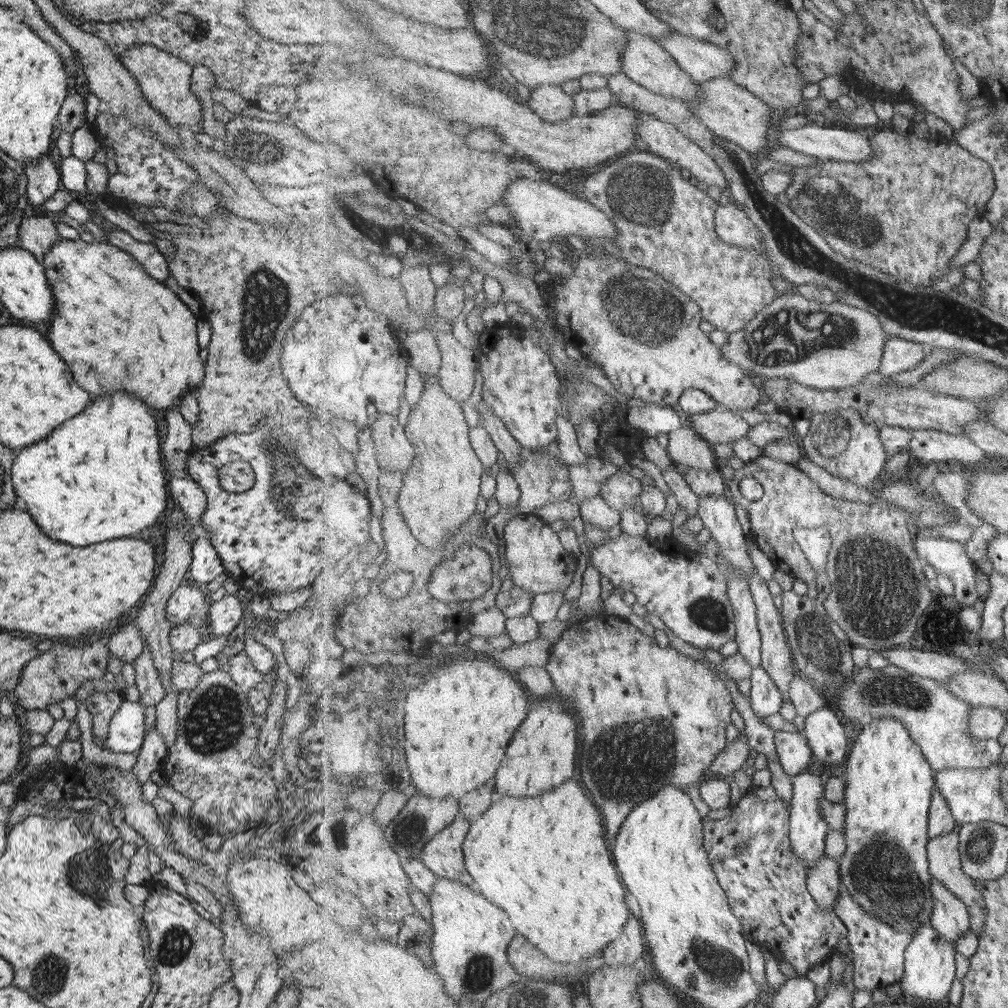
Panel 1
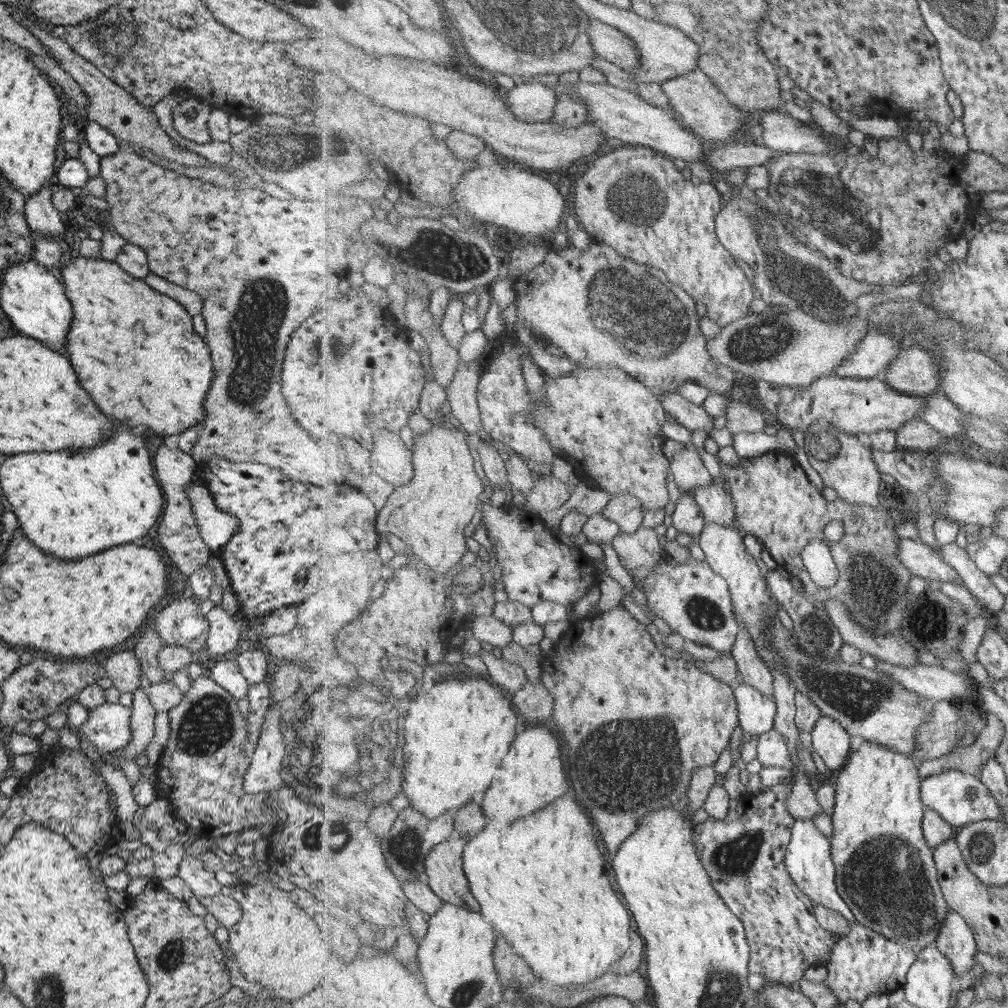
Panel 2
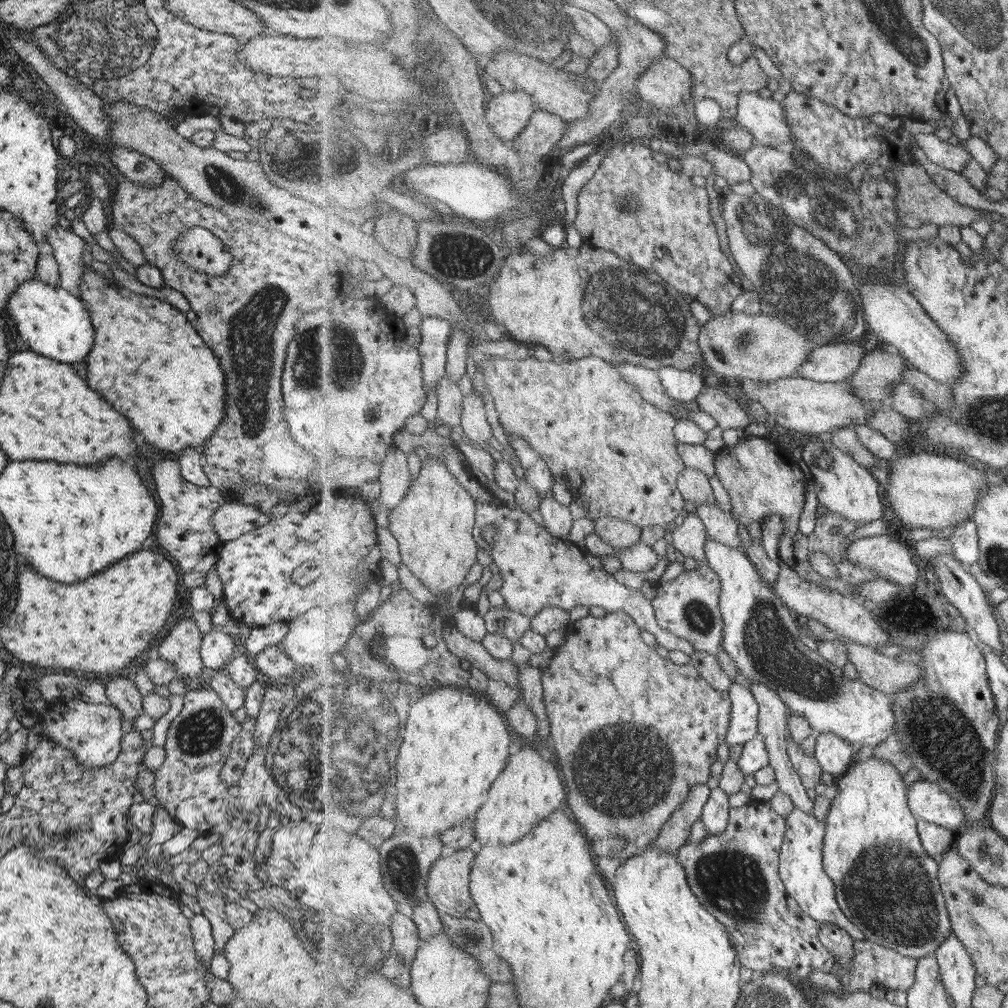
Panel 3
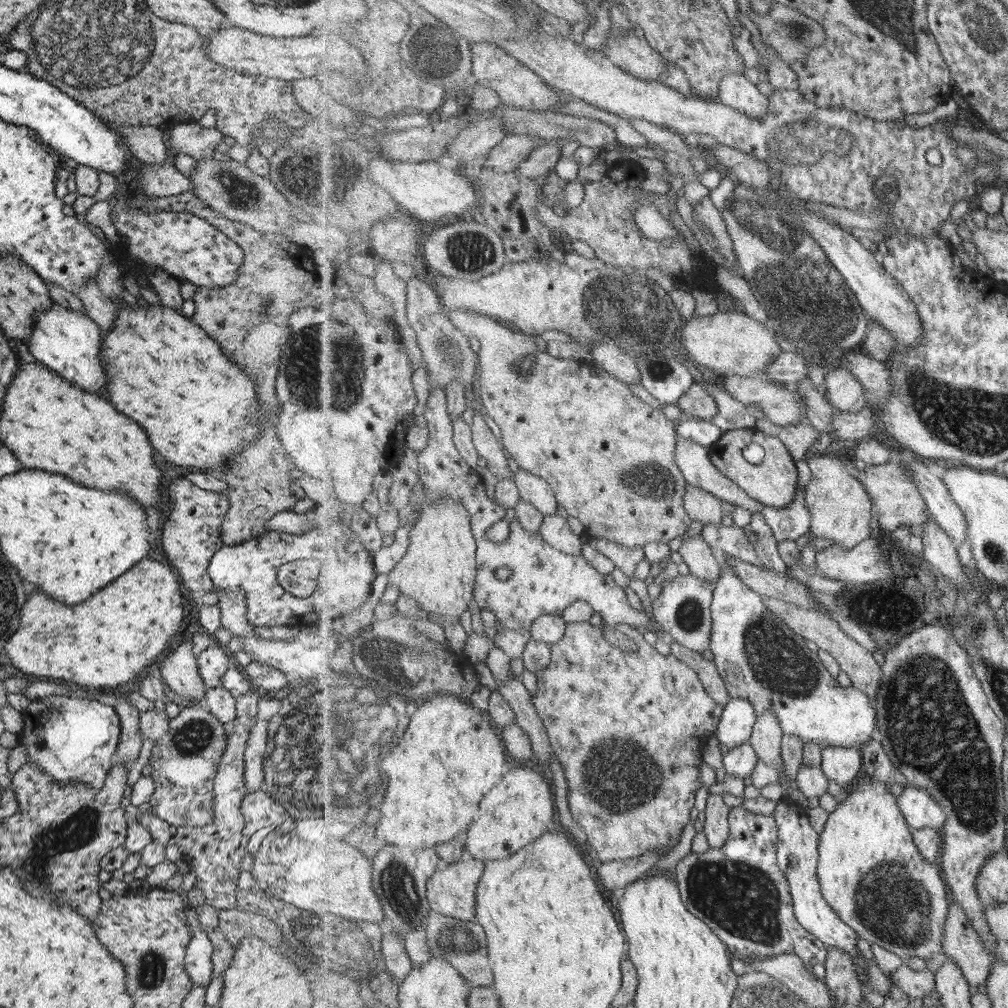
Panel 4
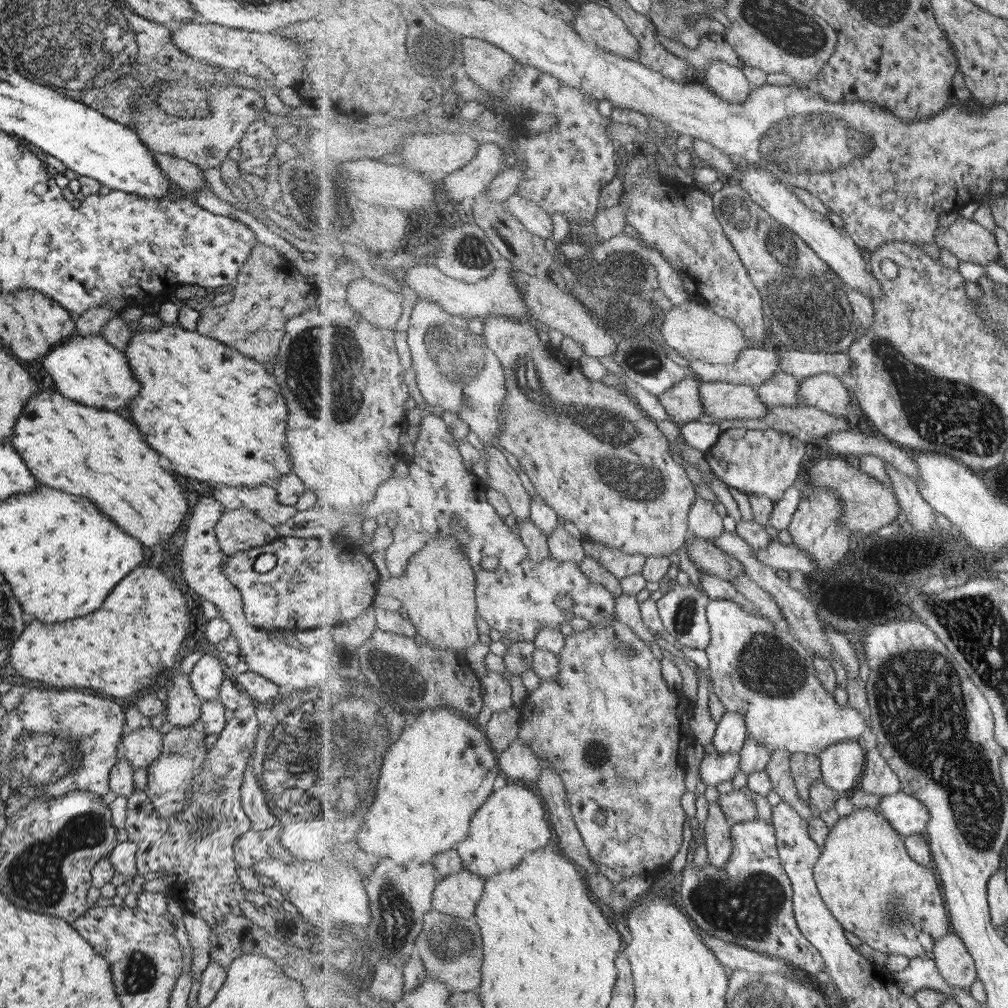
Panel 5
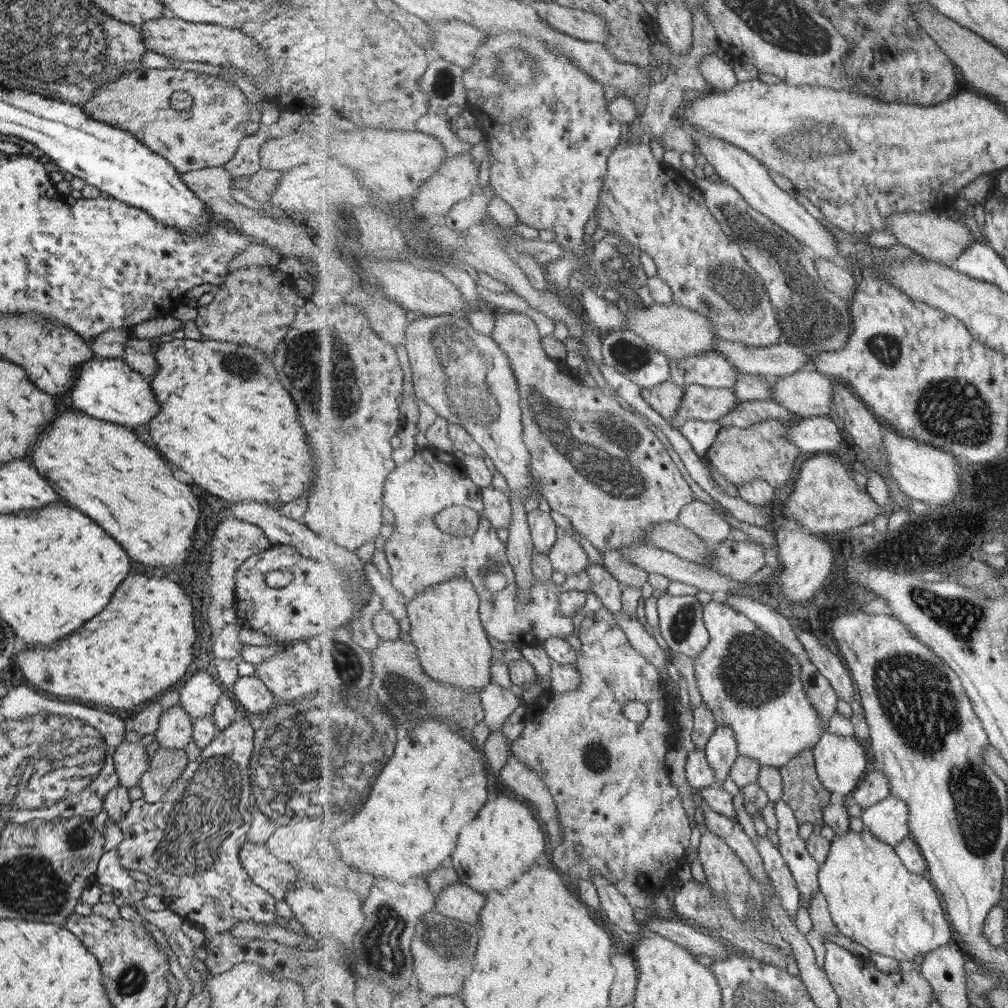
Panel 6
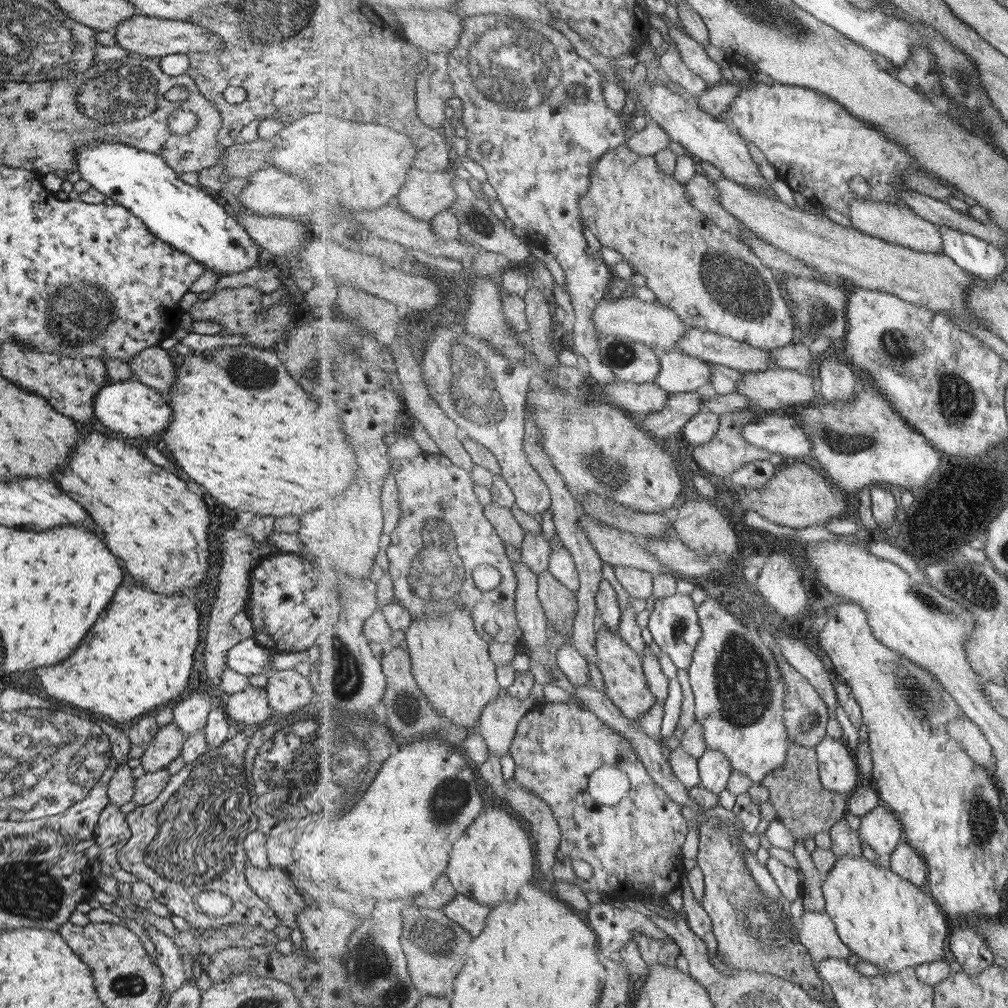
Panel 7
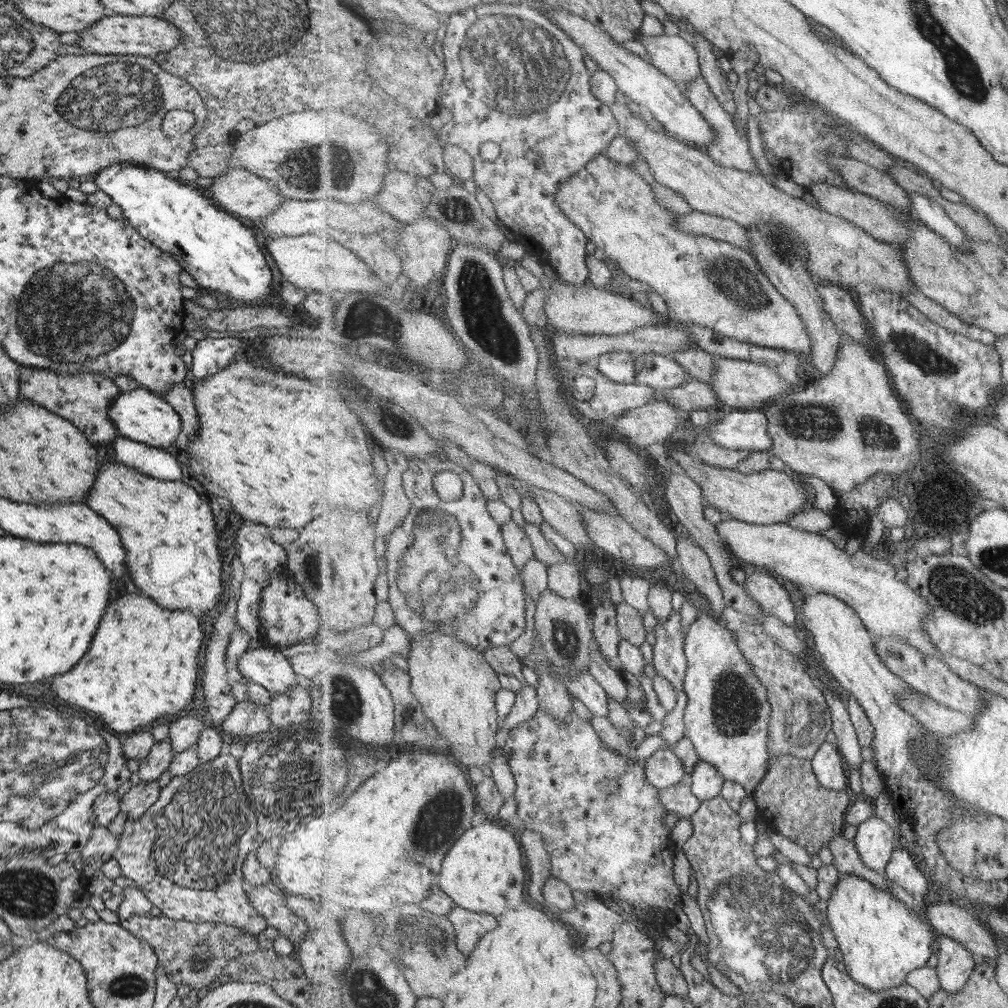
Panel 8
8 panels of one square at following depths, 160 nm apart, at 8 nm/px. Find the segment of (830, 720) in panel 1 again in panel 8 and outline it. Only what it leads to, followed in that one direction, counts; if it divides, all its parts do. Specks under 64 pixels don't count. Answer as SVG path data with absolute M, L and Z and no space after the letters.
M836 743L821 745L821 750L812 758L812 765L823 786L831 790L848 788L848 767L844 757Z

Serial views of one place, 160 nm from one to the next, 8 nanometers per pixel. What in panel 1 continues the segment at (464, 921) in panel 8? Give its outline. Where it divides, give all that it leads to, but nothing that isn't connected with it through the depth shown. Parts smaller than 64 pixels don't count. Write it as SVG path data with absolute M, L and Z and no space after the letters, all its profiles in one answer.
M460 816L424 846L421 857L439 878L450 878L479 891L476 880L467 870L464 855L464 842L471 825L468 818Z

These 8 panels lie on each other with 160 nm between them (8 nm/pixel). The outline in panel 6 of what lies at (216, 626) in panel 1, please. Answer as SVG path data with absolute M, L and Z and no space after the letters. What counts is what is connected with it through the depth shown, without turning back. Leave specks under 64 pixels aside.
M199 669L193 674L187 674L185 682L178 685L178 693L179 705L194 721L212 713L212 707L215 706L222 692L211 675L206 670Z

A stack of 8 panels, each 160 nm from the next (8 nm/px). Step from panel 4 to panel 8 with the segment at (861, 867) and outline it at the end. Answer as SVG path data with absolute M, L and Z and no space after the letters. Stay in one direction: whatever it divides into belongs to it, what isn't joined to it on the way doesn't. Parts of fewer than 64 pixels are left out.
M841 875L840 881L832 892L827 906L827 918L835 932L839 949L843 954L846 971L857 984L869 990L889 990L902 986L913 970L927 966L931 954L935 952L935 929L921 918L921 914L909 910L909 906L889 891L861 878L859 875Z

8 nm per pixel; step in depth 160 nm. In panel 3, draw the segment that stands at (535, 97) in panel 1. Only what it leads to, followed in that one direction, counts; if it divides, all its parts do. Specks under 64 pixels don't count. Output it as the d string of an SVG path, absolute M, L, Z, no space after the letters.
M502 92L486 105L485 117L491 130L510 144L530 123L536 113L535 100L527 92Z

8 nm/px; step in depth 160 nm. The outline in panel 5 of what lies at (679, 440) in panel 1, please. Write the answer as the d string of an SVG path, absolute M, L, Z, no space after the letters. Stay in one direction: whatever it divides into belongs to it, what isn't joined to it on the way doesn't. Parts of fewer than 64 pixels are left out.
M697 496L689 514L688 528L697 537L714 540L721 536L723 516L715 510L715 504Z

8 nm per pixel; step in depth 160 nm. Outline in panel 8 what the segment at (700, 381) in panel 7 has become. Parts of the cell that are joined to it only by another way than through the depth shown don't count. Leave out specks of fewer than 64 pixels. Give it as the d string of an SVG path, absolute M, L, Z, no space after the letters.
M644 353L636 357L636 382L656 388L679 388L687 381L687 370L675 358L657 353Z

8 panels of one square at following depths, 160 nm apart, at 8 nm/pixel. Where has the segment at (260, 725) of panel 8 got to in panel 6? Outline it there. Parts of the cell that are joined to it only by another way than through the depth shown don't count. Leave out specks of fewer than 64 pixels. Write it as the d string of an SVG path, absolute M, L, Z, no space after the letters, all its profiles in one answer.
M238 676L230 688L233 698L242 706L244 715L265 715L276 704L257 676Z

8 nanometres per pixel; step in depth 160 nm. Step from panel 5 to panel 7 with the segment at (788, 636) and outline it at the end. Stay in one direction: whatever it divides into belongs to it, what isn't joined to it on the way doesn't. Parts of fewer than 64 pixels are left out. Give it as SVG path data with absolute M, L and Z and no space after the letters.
M714 597L706 598L698 606L698 614L704 636L697 645L692 665L688 669L696 696L696 721L703 726L709 749L725 754L731 761L733 770L740 770L750 776L753 784L761 783L769 773L786 763L793 744L785 726L788 682L780 671L776 646L763 641L758 628L745 626L743 620L721 608Z

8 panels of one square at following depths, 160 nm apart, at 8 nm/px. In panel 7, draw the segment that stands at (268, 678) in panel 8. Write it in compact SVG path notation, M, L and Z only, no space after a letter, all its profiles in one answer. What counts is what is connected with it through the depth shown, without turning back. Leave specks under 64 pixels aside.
M248 637L241 639L235 646L227 650L224 664L246 677L254 674L263 674L267 677L273 672L270 669L269 661L273 653L273 651L259 646L252 637Z

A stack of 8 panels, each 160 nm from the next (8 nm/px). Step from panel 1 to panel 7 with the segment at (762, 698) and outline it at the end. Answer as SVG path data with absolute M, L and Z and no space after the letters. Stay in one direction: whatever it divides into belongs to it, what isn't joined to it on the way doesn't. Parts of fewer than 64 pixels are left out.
M708 748L698 763L702 780L701 785L717 794L723 792L728 786L733 771L731 761L725 754Z

